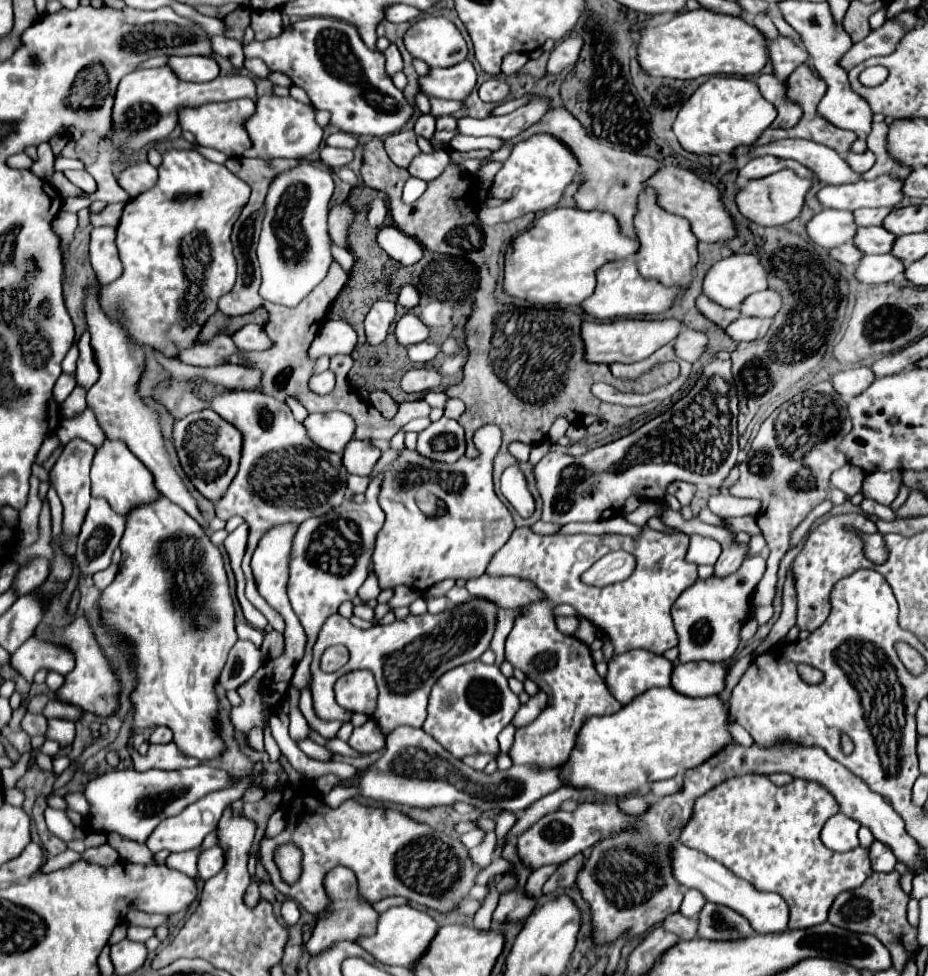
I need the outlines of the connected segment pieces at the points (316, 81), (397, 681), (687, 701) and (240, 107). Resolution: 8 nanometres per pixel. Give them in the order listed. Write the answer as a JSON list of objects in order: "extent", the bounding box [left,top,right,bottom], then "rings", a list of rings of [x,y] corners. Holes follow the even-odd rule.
[{"extent":[244,16,414,136],"rings":[[[328,16],[298,20],[292,30],[284,30],[278,38],[248,42],[244,54],[248,58],[262,58],[270,70],[286,74],[294,86],[308,94],[314,108],[332,112],[330,124],[354,136],[386,136],[398,132],[414,112],[404,92],[386,74],[382,52],[366,48],[358,30],[344,20]]]},{"extent":[311,598,496,734],"rings":[[[472,598],[466,604],[440,612],[436,616],[410,614],[406,620],[396,620],[394,624],[388,626],[376,624],[368,630],[356,628],[348,618],[340,614],[332,614],[324,622],[312,650],[311,689],[314,710],[324,720],[342,720],[342,722],[350,720],[352,712],[338,706],[338,702],[334,700],[332,694],[334,682],[340,676],[344,676],[344,672],[368,668],[374,672],[379,691],[377,707],[372,718],[382,732],[388,734],[400,724],[420,728],[426,720],[426,700],[430,688],[434,686],[434,680],[438,680],[438,676],[442,676],[442,672],[448,672],[450,668],[478,660],[482,652],[488,650],[490,646],[494,626],[496,626],[496,606],[480,598]],[[334,644],[344,644],[350,650],[350,660],[338,672],[326,674],[320,670],[320,656],[326,648]]]},{"extent":[562,688,734,798],"rings":[[[650,688],[620,712],[586,720],[562,778],[576,788],[620,798],[648,782],[666,780],[704,764],[734,742],[728,724],[730,712],[720,696],[690,698],[674,688]]]},{"extent":[178,98,254,156],"rings":[[[248,98],[230,100],[230,102],[208,102],[194,108],[180,108],[178,110],[178,124],[182,130],[188,130],[196,136],[200,146],[210,146],[230,156],[242,156],[244,150],[250,148],[250,138],[244,130],[246,118],[254,112],[254,102]]]}]

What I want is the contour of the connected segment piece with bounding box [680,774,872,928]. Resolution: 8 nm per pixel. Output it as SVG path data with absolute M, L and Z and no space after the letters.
M738 776L718 784L718 788L696 800L694 814L682 830L680 842L724 864L730 872L750 882L756 890L780 894L790 908L788 928L810 928L826 922L830 904L840 892L858 888L872 874L868 848L858 846L858 850L834 852L822 844L820 830L826 820L838 812L840 806L836 798L830 796L830 792L818 782L796 778L788 786L776 786L768 780L768 776Z

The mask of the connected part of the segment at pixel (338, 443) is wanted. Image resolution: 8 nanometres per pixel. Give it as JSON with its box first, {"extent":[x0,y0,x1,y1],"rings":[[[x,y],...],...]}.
{"extent":[304,412,354,454],"rings":[[[346,412],[310,414],[304,420],[310,438],[328,452],[342,454],[346,444],[354,438],[354,420]]]}

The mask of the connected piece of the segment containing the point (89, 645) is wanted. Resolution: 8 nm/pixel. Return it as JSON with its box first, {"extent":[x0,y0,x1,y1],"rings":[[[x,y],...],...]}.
{"extent":[50,616,120,718],"rings":[[[78,616],[68,628],[56,630],[54,636],[50,638],[50,642],[66,646],[76,658],[76,666],[74,666],[72,672],[66,674],[66,682],[58,688],[56,698],[60,702],[80,704],[80,708],[84,708],[84,710],[88,710],[88,712],[92,712],[94,716],[100,716],[100,718],[112,716],[120,706],[120,702],[118,702],[120,682],[118,682],[118,676],[114,674],[114,668],[112,668],[110,660],[104,656],[102,648],[94,640],[90,620],[84,618],[84,616]]]}

